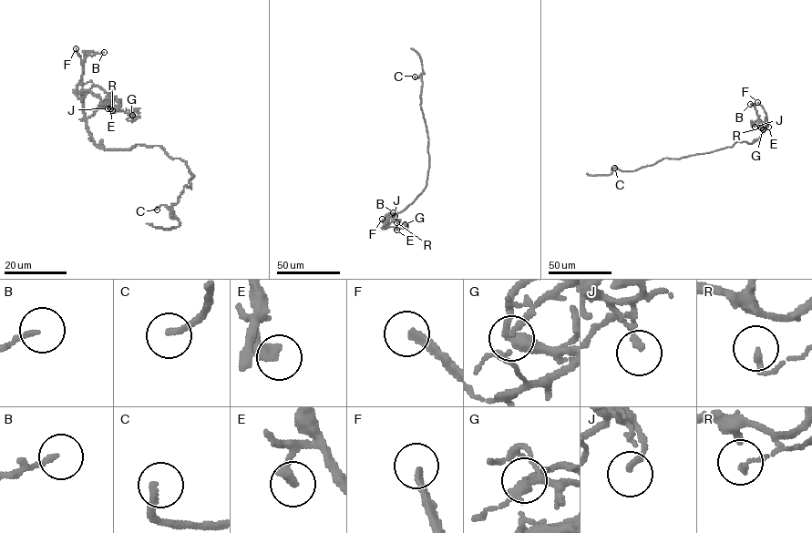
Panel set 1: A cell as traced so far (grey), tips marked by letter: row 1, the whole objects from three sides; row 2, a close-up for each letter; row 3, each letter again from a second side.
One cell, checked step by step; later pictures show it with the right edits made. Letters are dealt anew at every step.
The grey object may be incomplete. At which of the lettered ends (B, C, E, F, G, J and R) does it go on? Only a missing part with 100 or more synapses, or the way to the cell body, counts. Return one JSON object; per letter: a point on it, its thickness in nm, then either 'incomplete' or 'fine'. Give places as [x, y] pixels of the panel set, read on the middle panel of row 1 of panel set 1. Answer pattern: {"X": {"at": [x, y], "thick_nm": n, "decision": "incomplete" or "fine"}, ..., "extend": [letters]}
{"B": {"at": [393, 212], "thick_nm": 140, "decision": "fine"}, "C": {"at": [415, 76], "thick_nm": 200, "decision": "incomplete"}, "E": {"at": [396, 230], "thick_nm": 380, "decision": "fine"}, "F": {"at": [382, 219], "thick_nm": 220, "decision": "incomplete"}, "G": {"at": [405, 224], "thick_nm": 190, "decision": "fine"}, "J": {"at": [395, 216], "thick_nm": 190, "decision": "fine"}, "R": {"at": [396, 222], "thick_nm": 190, "decision": "fine"}, "extend": ["C", "F"]}

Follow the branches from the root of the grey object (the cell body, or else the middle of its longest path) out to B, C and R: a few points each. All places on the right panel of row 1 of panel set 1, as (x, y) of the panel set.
B: (703, 153), (732, 147), (737, 142), (752, 143), (760, 137), (766, 120), (764, 122), (759, 118), (750, 104)
C: (703, 153), (679, 158), (664, 158), (632, 170), (614, 168)
R: (703, 153), (732, 147), (737, 142), (752, 143), (762, 133), (761, 128)

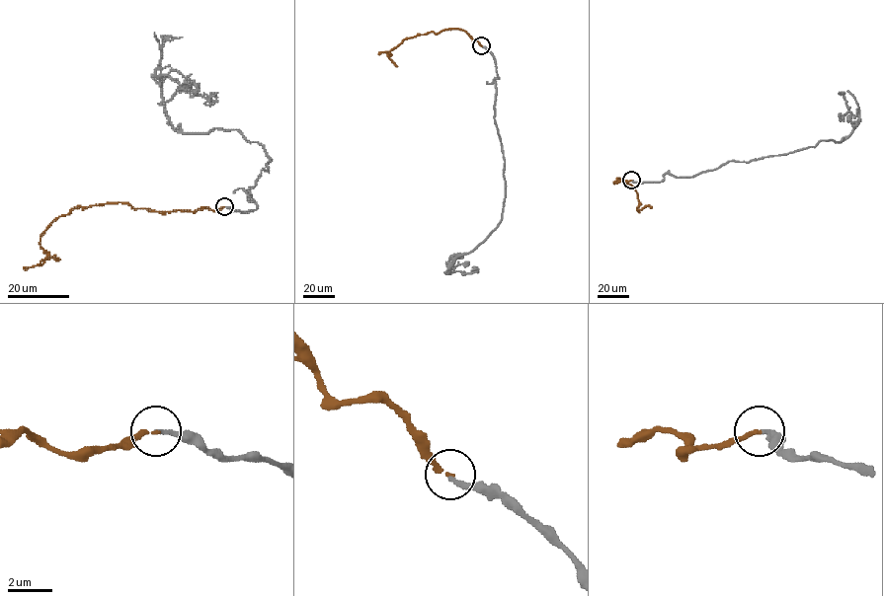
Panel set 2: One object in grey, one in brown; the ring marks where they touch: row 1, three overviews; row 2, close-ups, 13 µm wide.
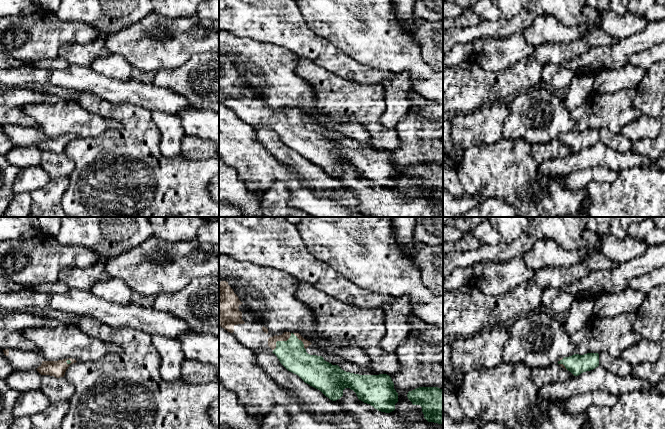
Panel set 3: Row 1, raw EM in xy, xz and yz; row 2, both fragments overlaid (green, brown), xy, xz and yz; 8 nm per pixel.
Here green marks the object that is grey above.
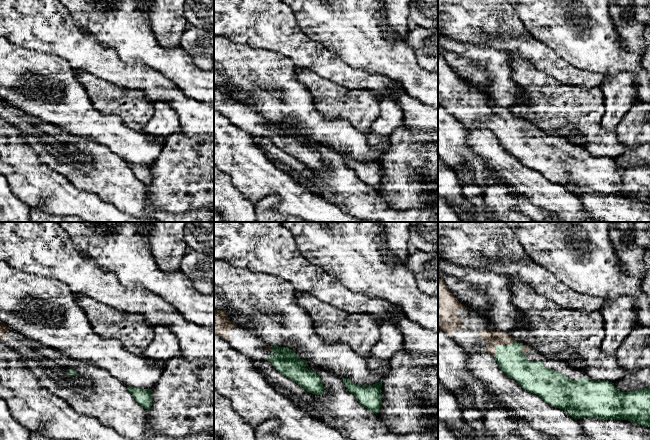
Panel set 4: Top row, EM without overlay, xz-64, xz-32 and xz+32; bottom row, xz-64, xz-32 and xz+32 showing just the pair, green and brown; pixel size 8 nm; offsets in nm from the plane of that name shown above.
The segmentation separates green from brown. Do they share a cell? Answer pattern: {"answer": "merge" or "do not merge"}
{"answer": "merge"}

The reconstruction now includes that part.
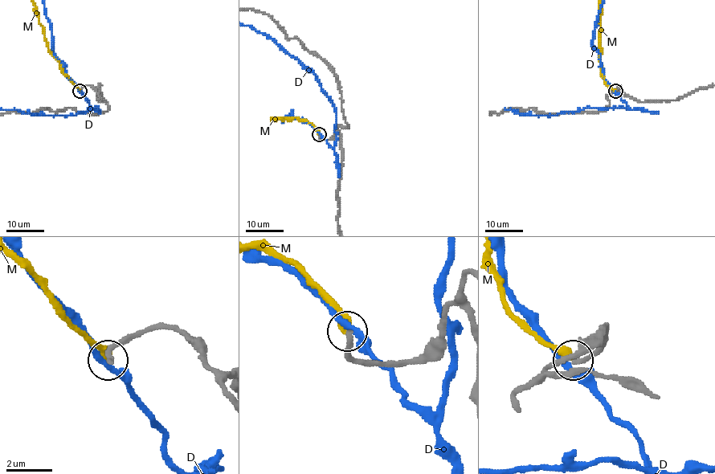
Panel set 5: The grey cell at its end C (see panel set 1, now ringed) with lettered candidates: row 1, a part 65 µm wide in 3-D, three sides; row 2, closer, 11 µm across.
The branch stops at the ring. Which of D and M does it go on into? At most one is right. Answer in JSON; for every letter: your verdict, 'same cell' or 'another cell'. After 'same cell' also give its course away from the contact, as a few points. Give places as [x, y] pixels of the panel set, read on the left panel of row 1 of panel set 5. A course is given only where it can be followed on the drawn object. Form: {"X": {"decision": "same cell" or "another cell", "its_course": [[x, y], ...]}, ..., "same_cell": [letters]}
{"D": {"decision": "another cell"}, "M": {"decision": "another cell"}, "same_cell": []}

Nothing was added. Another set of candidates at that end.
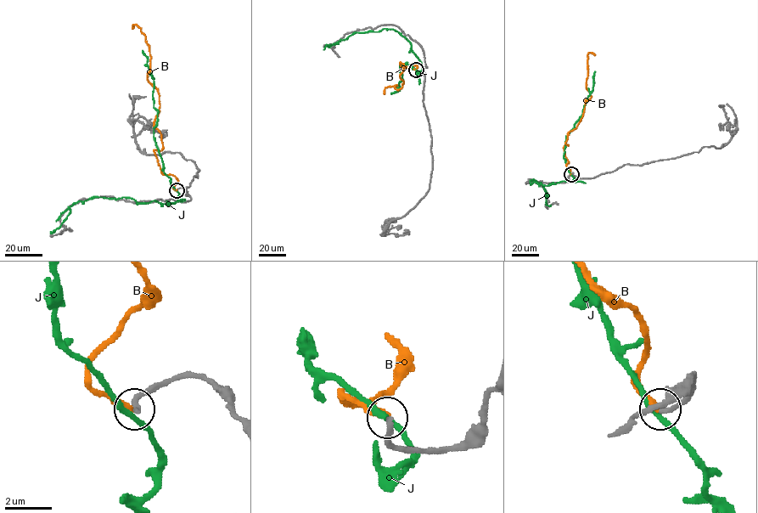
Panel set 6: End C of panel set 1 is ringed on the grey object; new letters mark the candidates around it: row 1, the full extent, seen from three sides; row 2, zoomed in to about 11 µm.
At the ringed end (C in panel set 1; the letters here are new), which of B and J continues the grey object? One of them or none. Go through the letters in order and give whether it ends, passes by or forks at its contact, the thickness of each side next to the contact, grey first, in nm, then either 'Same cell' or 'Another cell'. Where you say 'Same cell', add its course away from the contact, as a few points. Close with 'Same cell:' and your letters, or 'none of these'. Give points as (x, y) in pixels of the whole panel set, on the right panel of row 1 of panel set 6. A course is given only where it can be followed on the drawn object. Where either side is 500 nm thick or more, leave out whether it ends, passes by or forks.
B: It ends there. Thickness 200 nm (grey) against 240 nm. Same cell. Its course: (571, 175), (564, 146), (591, 98), (586, 88), (586, 55), (594, 55)
J: It passes by. Thickness 200 nm (grey) against 240 nm. Another cell
Same cell: B

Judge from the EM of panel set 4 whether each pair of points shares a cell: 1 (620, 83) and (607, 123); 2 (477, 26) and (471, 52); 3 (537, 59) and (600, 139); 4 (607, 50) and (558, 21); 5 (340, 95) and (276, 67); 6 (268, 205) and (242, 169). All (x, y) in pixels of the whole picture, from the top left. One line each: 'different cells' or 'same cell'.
1: same cell
2: different cells
3: different cells
4: same cell
5: different cells
6: different cells

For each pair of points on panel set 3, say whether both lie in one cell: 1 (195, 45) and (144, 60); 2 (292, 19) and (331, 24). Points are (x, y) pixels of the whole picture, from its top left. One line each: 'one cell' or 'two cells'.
1: one cell
2: two cells

